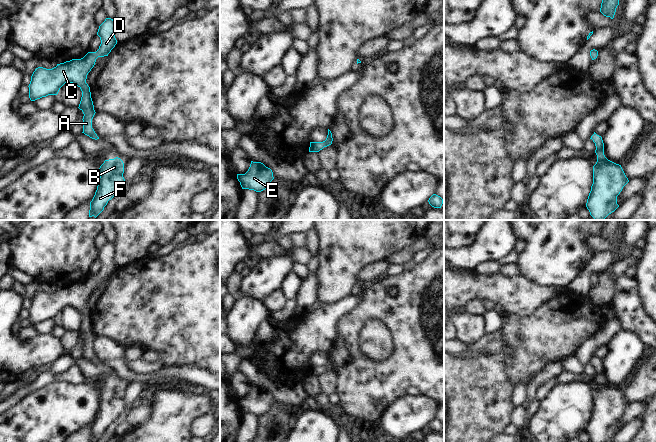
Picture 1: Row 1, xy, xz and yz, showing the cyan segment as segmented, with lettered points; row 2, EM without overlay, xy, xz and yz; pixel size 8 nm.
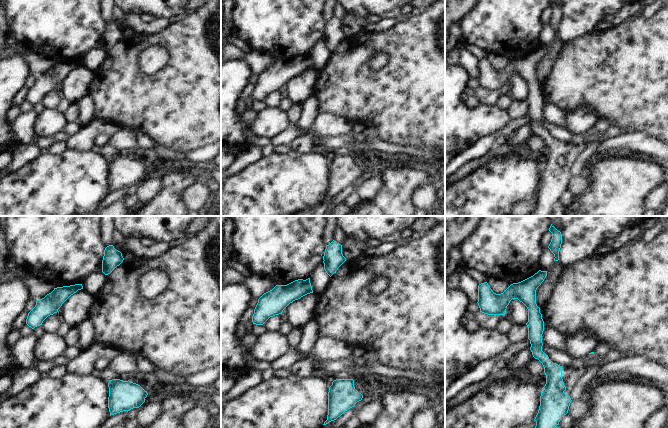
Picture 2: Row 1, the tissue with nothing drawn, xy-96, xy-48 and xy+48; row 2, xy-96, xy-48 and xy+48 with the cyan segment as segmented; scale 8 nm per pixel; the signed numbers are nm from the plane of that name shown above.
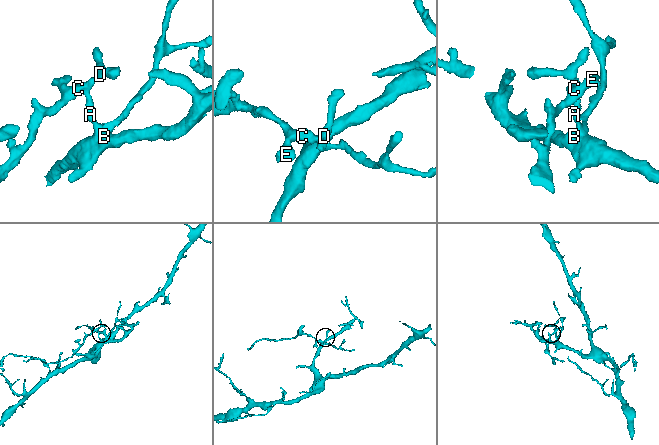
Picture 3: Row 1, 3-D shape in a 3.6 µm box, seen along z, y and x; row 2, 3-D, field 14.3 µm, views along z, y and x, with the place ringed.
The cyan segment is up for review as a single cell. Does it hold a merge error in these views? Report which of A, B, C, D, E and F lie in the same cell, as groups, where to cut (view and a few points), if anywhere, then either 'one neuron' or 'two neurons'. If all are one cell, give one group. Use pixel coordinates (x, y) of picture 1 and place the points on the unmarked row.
groups A B C D E F; cut none; one neuron

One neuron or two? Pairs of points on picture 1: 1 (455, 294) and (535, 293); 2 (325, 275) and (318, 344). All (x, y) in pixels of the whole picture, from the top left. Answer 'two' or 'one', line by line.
1: one
2: two

